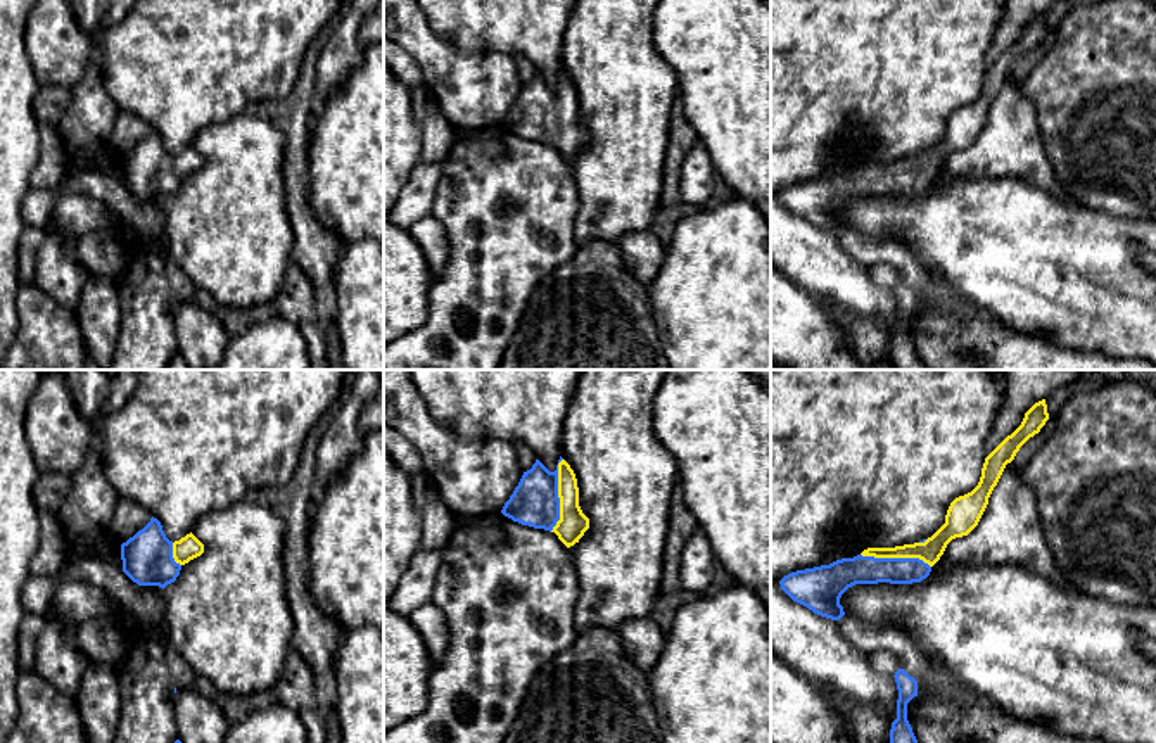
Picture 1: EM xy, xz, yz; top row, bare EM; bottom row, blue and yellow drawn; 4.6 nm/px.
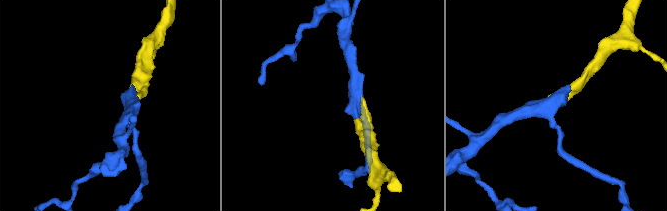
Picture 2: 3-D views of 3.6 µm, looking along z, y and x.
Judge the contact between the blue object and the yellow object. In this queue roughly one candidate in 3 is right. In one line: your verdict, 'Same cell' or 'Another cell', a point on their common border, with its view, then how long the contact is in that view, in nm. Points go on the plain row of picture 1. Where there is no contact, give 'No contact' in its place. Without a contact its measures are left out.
Same cell. Touches blue at xz (557, 107). Shared border 340 nm

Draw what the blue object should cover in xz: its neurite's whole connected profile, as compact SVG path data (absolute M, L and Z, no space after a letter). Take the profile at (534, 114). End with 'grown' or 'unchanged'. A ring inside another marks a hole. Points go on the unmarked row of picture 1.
M562 69L555 85L536 73L501 126L522 138L555 145L567 161L579 156L589 142L589 131L579 119L575 86Z; grown

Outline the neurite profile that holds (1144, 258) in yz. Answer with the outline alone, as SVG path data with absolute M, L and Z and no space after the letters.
M1140 244L1134 245L1135 263L1147 273L1156 276L1156 252L1144 249Z

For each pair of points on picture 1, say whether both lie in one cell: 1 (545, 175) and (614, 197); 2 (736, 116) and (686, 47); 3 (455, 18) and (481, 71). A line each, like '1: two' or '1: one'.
1: two
2: one
3: two

